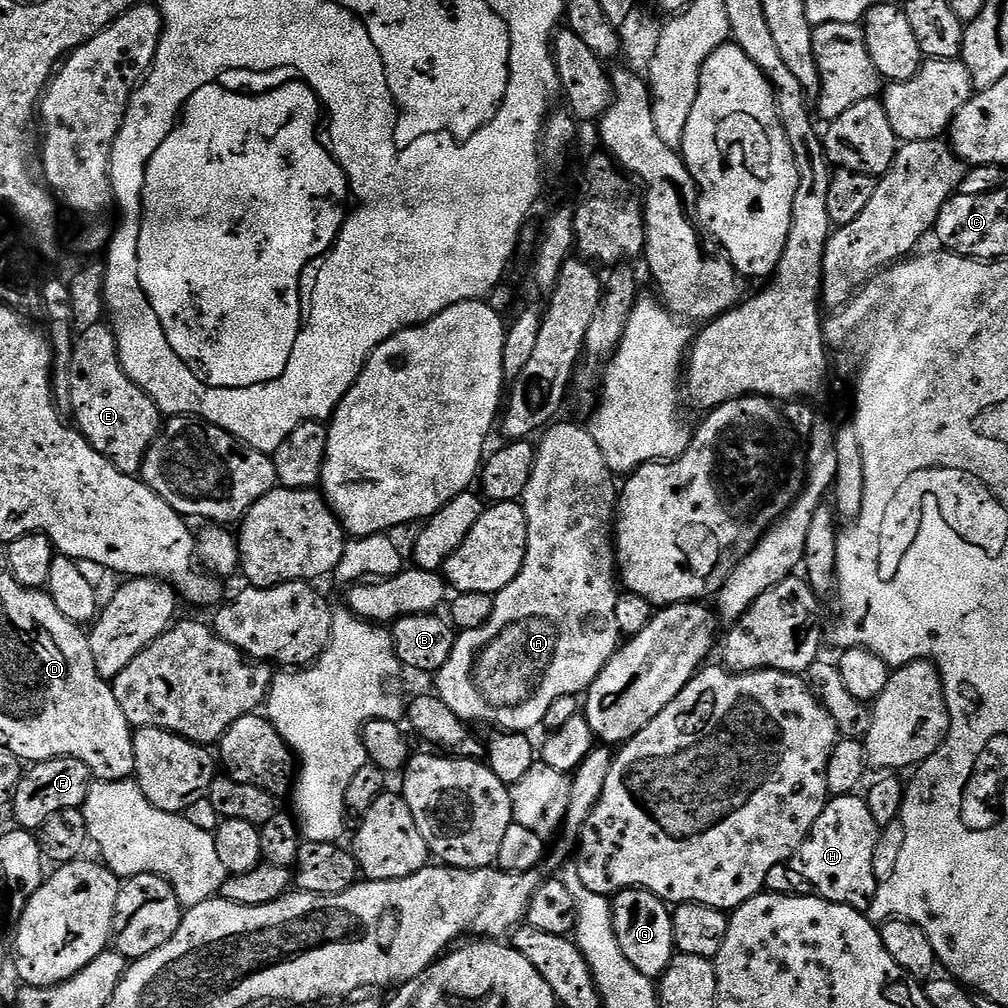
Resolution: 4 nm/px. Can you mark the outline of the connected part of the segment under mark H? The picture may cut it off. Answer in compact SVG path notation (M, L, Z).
M856 794L831 797L790 863L806 882L810 882L813 893L820 899L867 910L878 887L874 874L874 846L880 837L881 825L874 822L867 799L860 797L859 800L858 797Z

